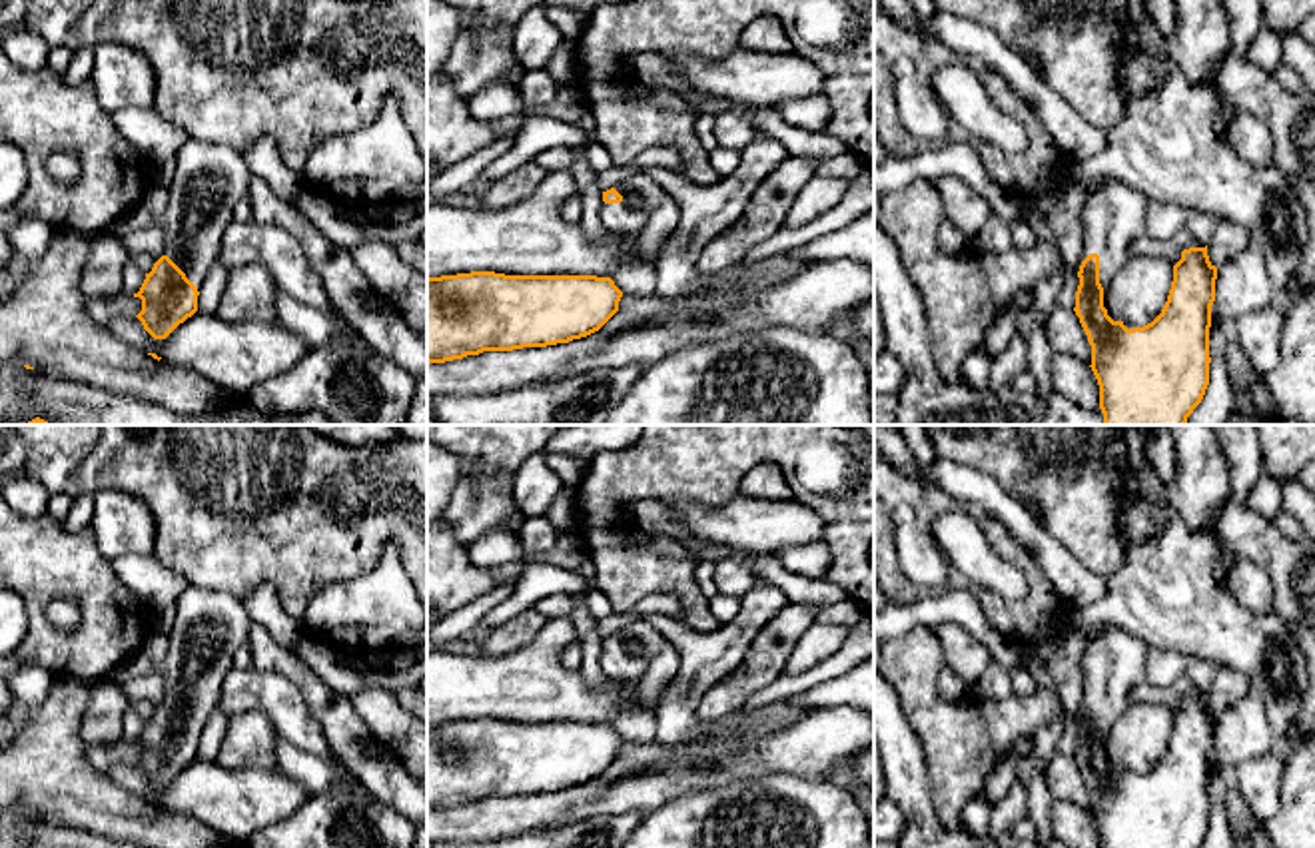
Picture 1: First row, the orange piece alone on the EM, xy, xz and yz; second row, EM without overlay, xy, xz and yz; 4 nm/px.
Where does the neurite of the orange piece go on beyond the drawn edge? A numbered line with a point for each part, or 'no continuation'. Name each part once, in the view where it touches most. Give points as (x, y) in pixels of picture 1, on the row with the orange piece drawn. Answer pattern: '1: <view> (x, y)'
1: yz (1114, 214)

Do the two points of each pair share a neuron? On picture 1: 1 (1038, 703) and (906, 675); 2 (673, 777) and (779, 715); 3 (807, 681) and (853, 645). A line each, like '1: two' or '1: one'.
1: one
2: two
3: one

